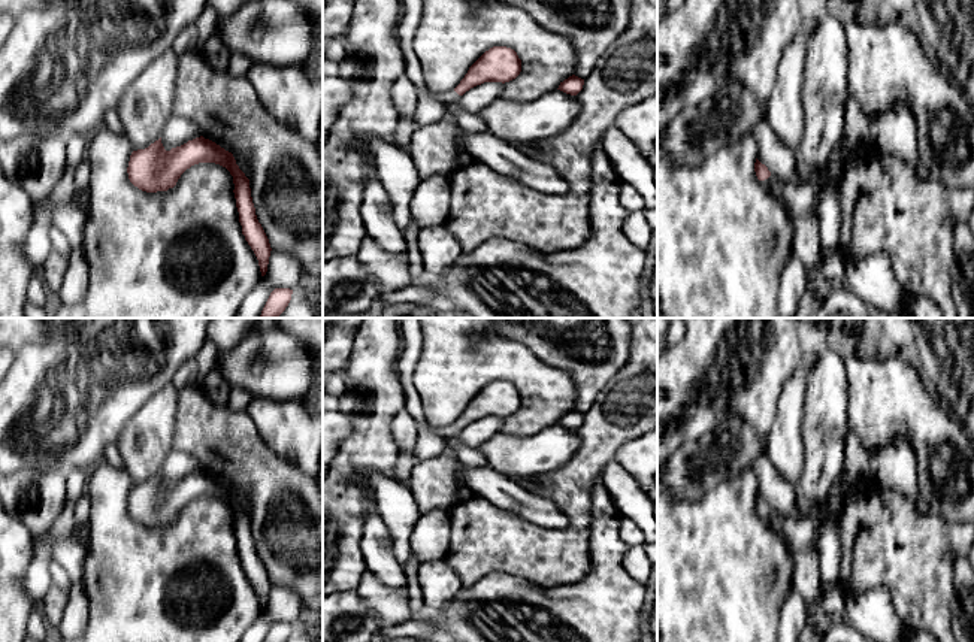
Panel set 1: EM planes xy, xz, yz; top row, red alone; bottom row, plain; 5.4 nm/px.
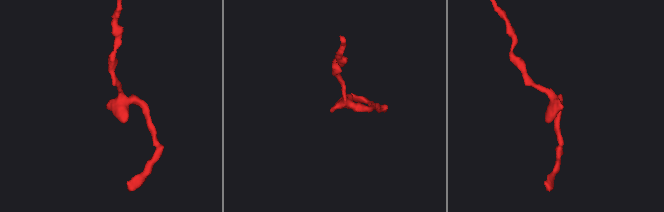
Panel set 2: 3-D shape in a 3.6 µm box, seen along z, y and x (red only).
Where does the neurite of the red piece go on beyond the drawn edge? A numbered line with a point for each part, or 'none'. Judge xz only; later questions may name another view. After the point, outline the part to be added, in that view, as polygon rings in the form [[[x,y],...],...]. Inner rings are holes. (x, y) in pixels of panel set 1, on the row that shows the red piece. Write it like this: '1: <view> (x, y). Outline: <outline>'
1: xz (447, 97). Outline: [[[451,90],[451,91],[447,91],[447,93],[442,93],[442,94],[433,94],[433,97],[439,103],[448,106],[451,102],[459,100],[460,96],[454,90]]]

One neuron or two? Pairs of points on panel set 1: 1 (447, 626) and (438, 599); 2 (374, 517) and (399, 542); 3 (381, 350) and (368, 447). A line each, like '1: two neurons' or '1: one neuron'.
1: two neurons
2: two neurons
3: one neuron

